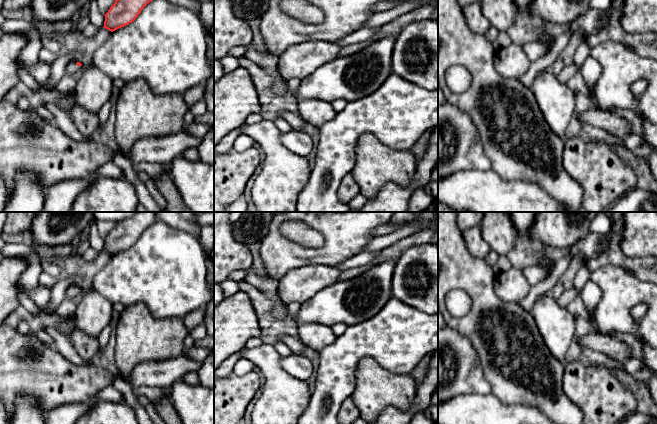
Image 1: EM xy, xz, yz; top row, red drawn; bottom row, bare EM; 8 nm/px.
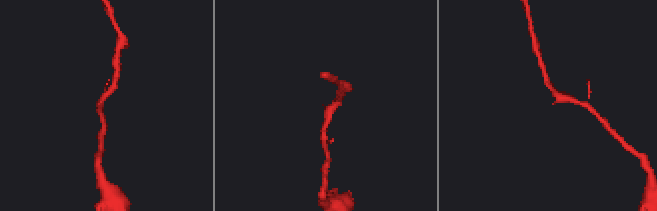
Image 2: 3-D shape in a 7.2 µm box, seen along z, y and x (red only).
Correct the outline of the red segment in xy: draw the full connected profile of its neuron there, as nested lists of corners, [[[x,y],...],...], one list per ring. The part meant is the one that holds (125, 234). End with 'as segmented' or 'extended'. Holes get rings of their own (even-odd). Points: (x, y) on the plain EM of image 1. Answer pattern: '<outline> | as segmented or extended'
[[[137,212],[133,217],[115,223],[115,227],[104,239],[103,252],[113,256],[132,247],[156,220],[156,212]]] | as segmented

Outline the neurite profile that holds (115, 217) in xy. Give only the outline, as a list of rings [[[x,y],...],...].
[[[93,212],[96,221],[111,221],[118,223],[124,219],[133,217],[138,212]]]

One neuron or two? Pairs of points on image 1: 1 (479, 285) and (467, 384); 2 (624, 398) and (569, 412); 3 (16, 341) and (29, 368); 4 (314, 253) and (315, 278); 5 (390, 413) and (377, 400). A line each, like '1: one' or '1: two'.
1: two
2: two
3: one
4: two
5: two

